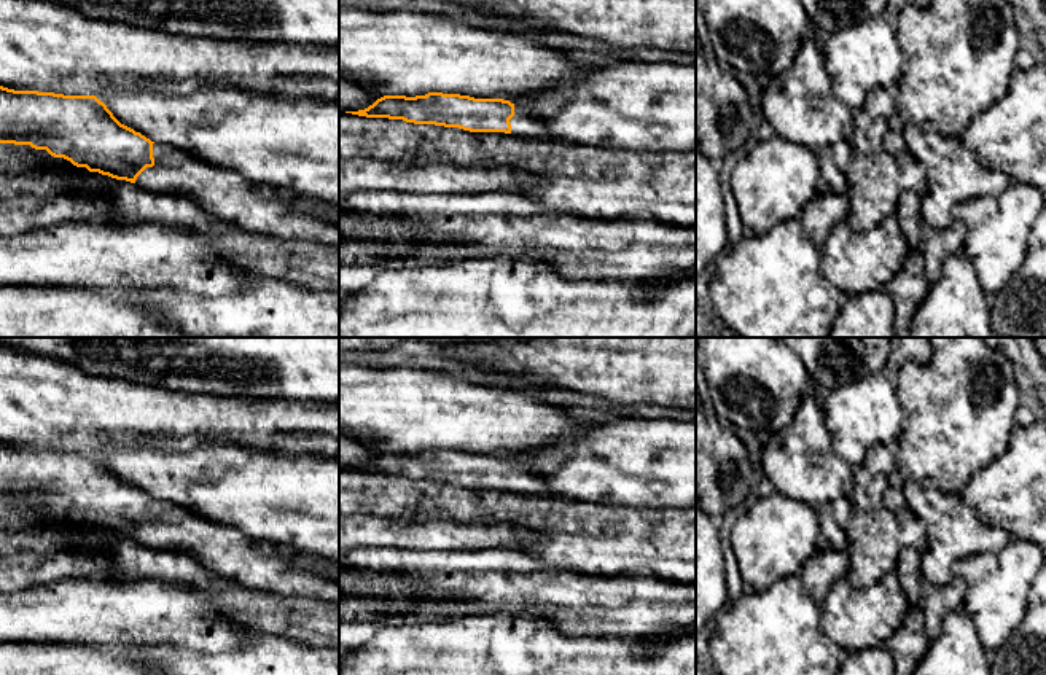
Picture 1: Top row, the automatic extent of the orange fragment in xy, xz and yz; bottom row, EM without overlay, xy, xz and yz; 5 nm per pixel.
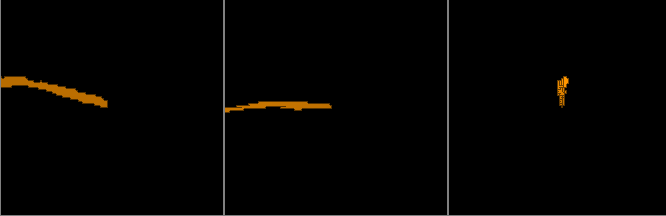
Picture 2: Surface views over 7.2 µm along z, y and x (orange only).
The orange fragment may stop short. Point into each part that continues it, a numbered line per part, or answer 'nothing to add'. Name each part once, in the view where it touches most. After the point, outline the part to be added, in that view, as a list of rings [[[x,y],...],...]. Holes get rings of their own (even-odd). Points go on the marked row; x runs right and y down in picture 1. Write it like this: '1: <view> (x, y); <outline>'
1: xy (226, 195); [[[153,143],[153,158],[154,166],[146,167],[135,180],[145,189],[189,199],[207,213],[247,231],[277,239],[339,245],[339,224],[291,210],[282,201],[285,193],[269,185],[252,183],[234,170],[215,167],[164,143]]]

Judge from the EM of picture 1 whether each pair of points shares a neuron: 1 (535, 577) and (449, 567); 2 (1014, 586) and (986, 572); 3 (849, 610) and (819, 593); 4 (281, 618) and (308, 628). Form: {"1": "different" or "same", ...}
{"1": "same", "2": "same", "3": "different", "4": "same"}

